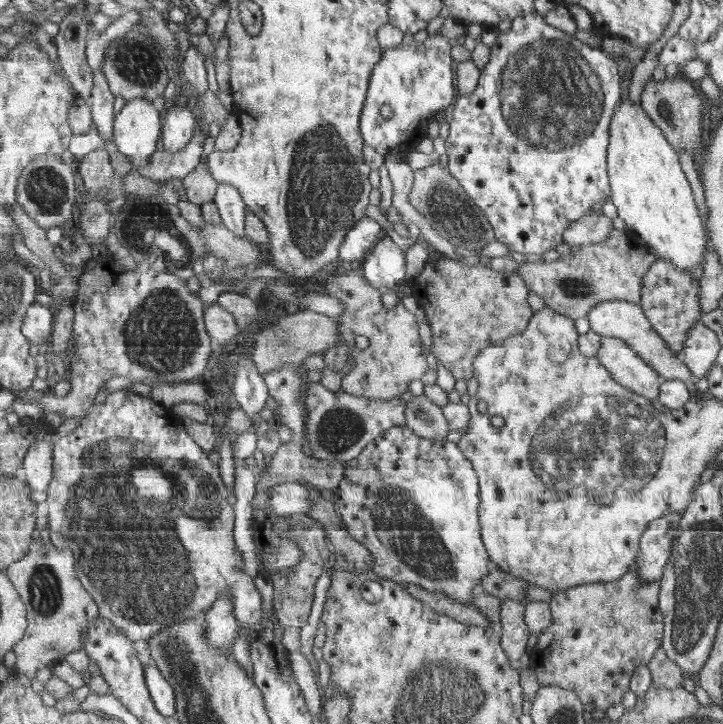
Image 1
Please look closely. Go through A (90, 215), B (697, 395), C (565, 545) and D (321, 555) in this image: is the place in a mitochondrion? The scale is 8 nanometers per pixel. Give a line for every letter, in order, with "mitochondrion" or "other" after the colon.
A: mitochondrion
B: other
C: other
D: other

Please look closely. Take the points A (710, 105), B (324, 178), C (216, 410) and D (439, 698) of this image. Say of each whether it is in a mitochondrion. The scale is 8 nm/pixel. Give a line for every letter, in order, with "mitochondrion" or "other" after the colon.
A: other
B: mitochondrion
C: other
D: mitochondrion

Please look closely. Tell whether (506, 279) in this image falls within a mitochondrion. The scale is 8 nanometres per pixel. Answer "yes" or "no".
no

